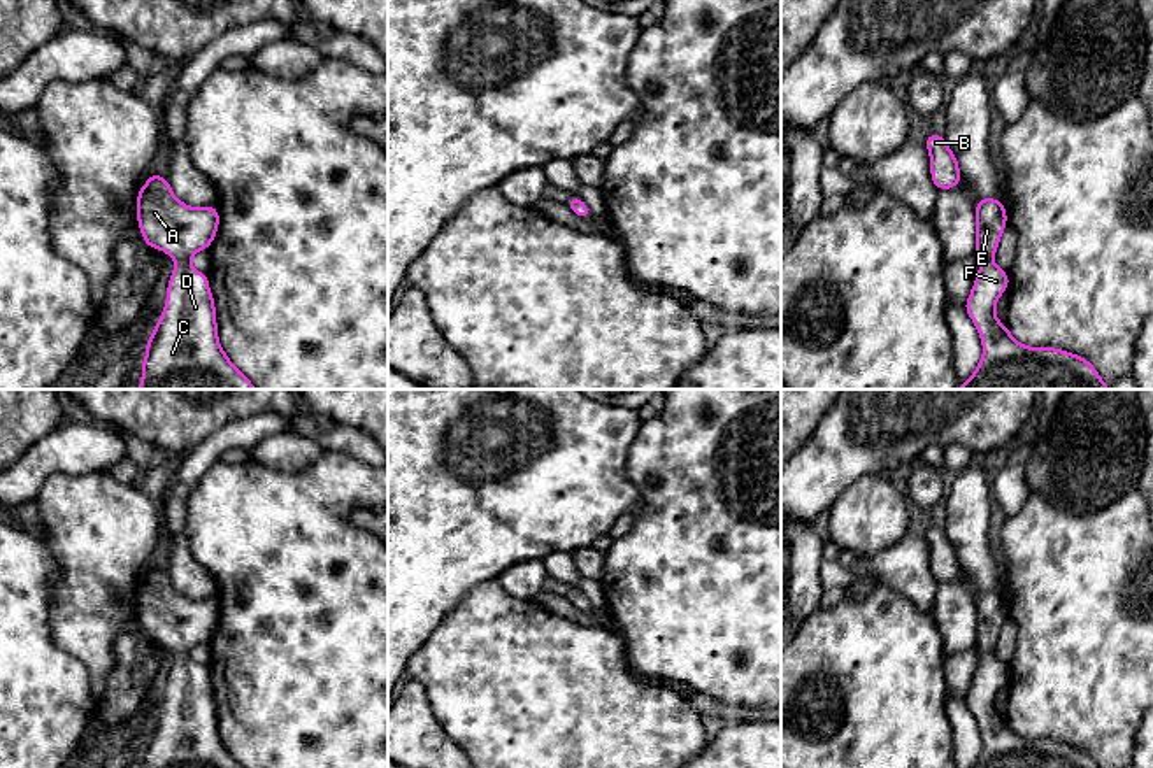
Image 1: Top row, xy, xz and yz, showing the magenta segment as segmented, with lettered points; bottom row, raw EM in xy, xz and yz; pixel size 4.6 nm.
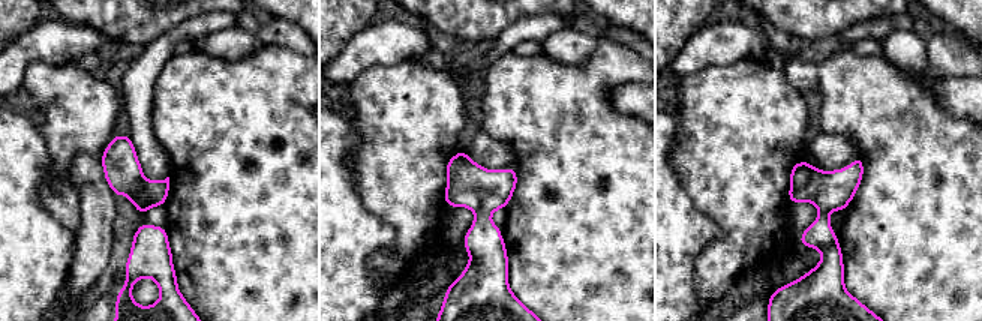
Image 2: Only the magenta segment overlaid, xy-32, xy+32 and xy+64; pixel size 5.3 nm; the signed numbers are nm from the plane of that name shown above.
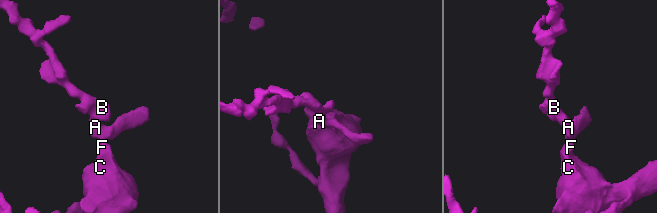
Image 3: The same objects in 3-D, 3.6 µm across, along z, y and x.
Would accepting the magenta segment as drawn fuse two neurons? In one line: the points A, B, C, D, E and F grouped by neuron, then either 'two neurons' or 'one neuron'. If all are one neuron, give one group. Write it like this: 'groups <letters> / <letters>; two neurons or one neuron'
groups A B C D E F; one neuron

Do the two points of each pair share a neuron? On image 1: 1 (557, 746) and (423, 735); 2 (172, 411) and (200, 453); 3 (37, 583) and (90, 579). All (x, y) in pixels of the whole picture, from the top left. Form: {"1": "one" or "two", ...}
{"1": "two", "2": "two", "3": "two"}

